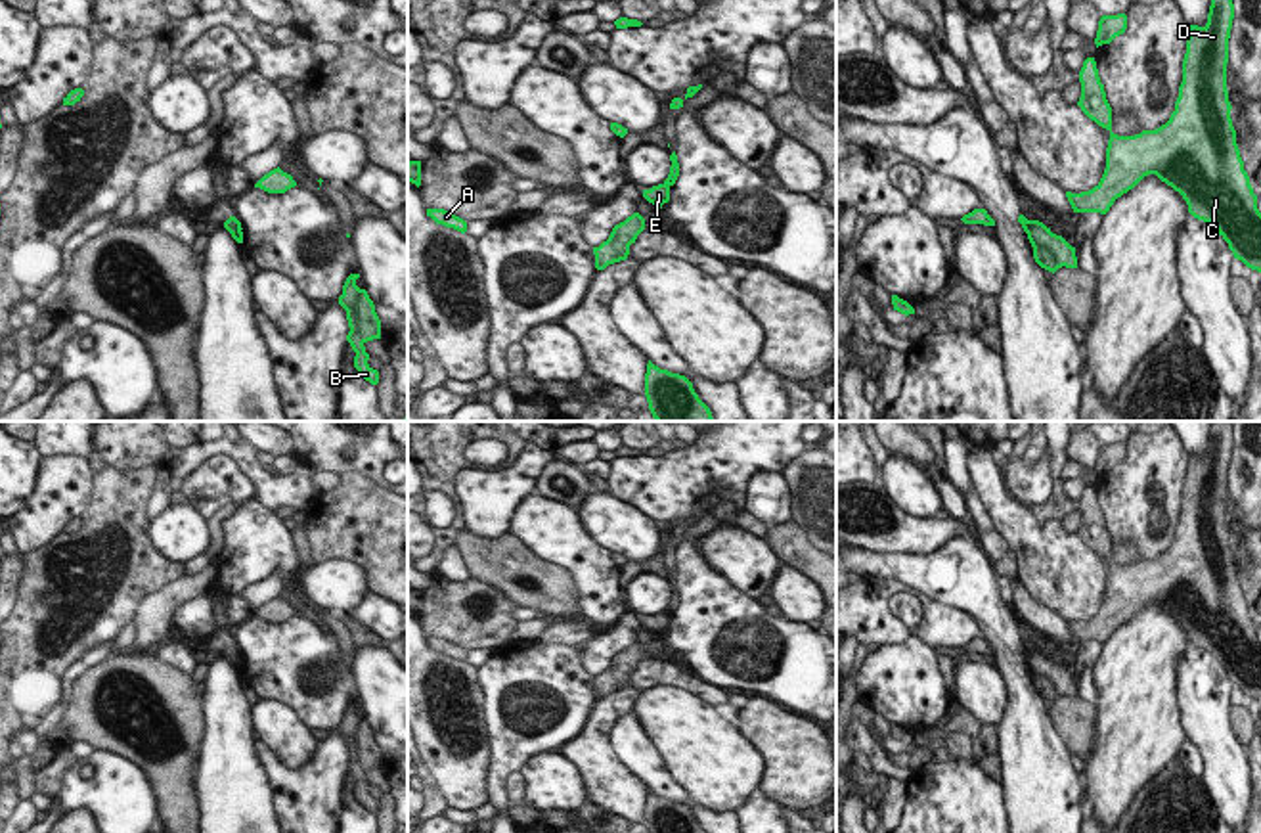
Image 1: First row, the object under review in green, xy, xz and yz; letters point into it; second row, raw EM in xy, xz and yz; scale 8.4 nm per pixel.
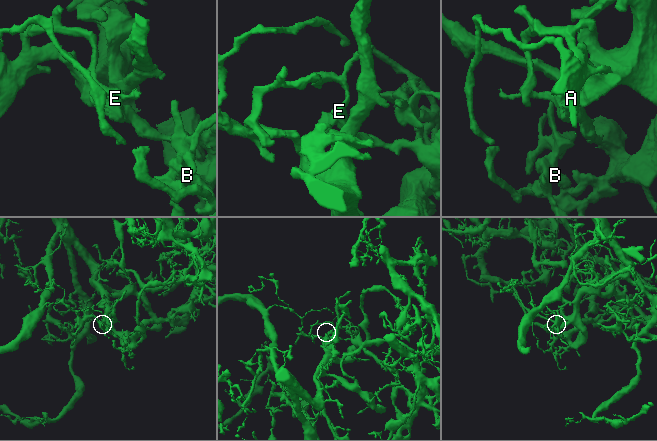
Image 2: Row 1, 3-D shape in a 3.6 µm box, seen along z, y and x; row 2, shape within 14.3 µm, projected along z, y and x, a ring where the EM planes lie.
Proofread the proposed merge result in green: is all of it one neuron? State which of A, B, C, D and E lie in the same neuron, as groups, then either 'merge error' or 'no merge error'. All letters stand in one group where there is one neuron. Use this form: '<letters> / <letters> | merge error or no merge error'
A B C D / E | merge error

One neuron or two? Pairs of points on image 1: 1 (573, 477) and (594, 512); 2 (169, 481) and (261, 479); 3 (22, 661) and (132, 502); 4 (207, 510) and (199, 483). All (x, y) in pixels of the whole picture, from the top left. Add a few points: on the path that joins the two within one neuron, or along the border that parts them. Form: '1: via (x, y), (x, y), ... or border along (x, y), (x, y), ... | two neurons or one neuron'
1: border along (594, 489), (576, 510) | two neurons
2: via (192, 458), (209, 449), (230, 449), (238, 456) | one neuron
3: via (71, 646), (94, 627), (113, 600), (132, 552) | one neuron
4: via (207, 504), (205, 489) | one neuron

